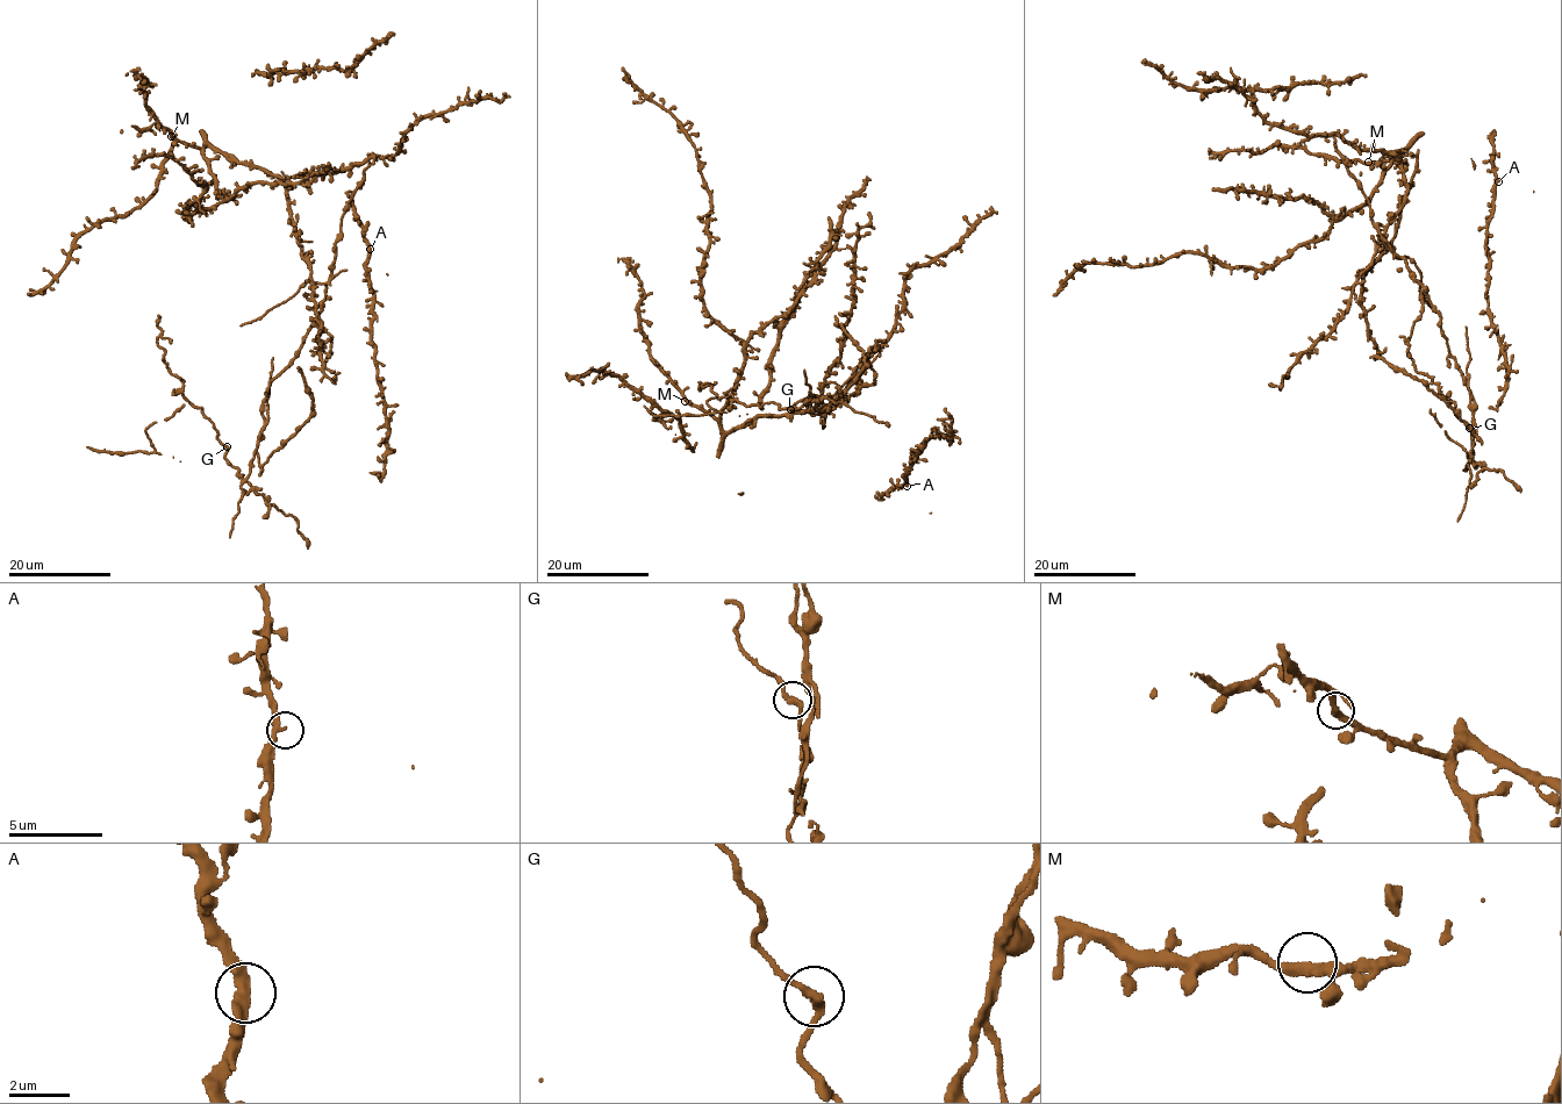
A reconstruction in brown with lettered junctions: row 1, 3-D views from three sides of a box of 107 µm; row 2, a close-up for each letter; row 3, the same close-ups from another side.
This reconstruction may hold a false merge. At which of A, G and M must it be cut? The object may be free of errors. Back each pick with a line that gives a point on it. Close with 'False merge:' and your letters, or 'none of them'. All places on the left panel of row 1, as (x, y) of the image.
G: place (227, 446)
False merge: G

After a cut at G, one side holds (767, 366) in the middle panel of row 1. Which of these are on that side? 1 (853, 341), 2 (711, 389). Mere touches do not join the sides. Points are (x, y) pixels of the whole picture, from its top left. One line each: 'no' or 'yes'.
1: no
2: no

